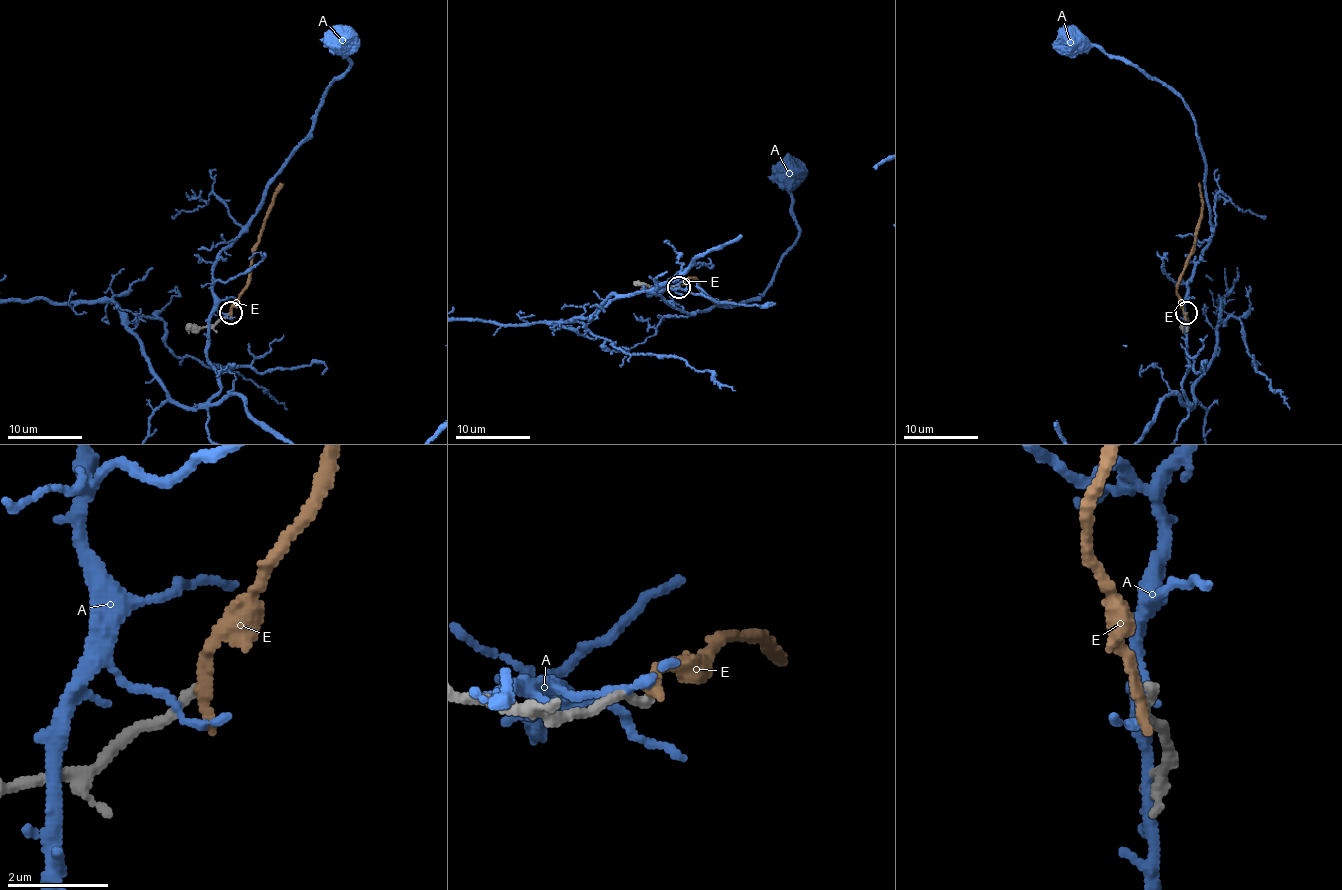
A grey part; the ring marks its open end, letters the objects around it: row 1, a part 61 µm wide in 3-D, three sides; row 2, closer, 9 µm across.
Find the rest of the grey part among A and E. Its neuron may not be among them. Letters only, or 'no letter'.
no letter

